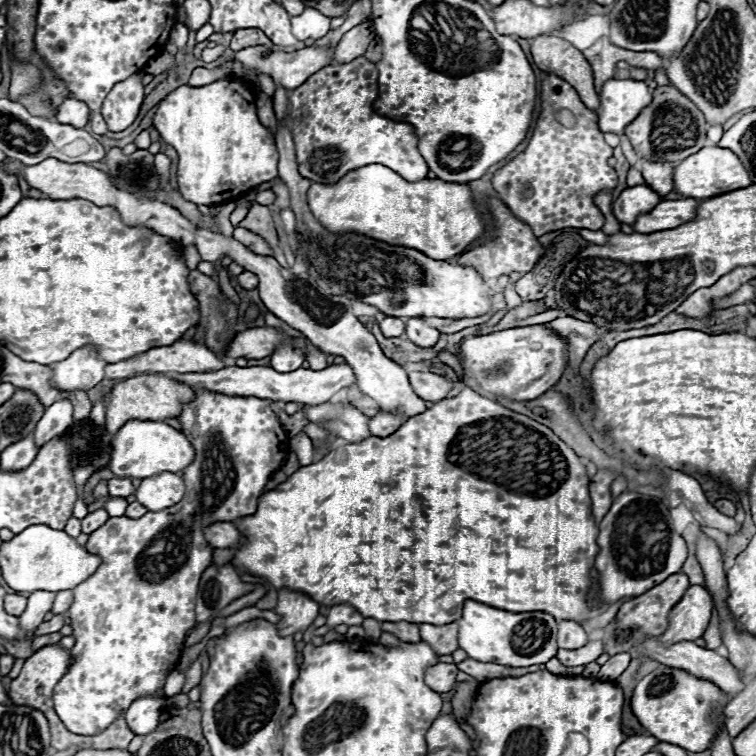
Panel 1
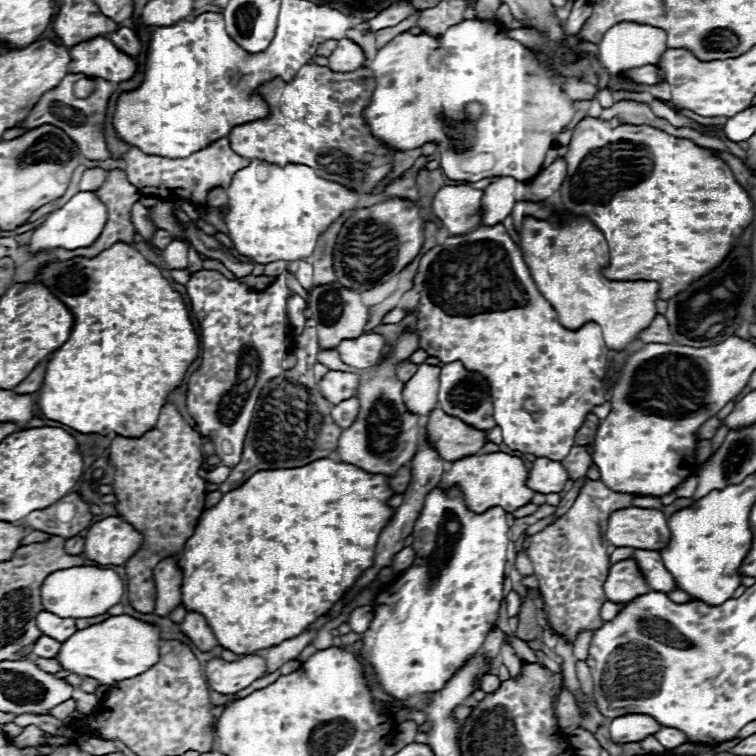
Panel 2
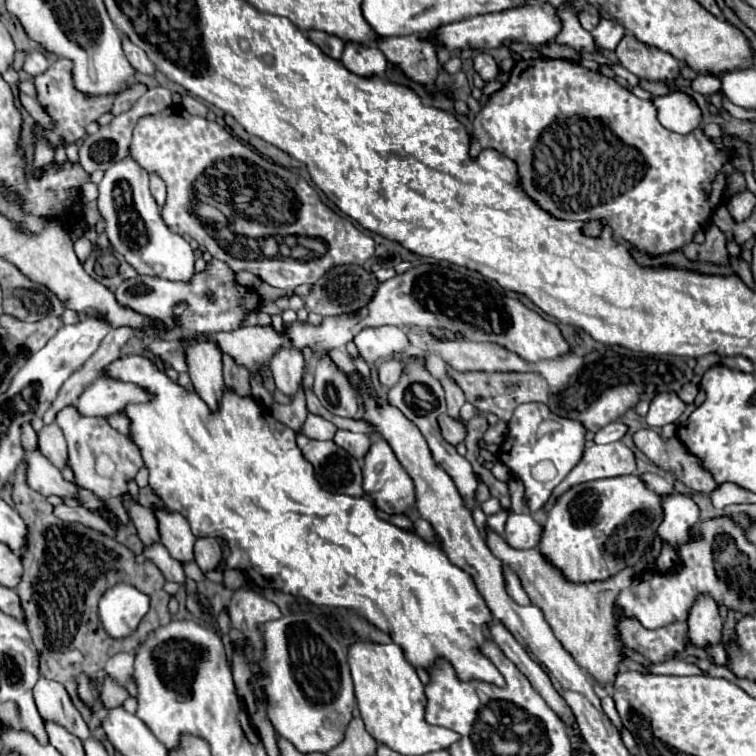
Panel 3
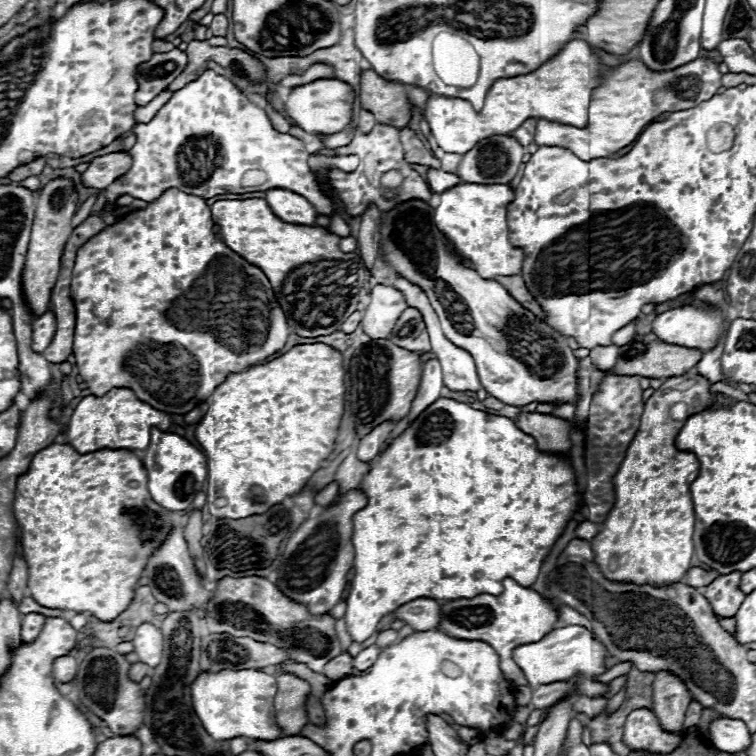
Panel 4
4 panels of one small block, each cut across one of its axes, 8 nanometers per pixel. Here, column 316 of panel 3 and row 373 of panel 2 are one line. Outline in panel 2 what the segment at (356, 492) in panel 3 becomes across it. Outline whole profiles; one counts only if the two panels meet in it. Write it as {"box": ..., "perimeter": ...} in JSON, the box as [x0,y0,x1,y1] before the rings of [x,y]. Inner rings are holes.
{"box":[438,362,496,430],"perimeter":[[[452,362],[452,364],[444,364],[442,372],[440,372],[440,390],[438,390],[438,408],[442,408],[446,414],[460,418],[462,422],[478,428],[478,430],[490,430],[496,426],[494,418],[492,418],[492,396],[490,396],[490,388],[488,382],[484,380],[484,376],[480,376],[478,372],[470,372],[466,370],[460,362]]]}

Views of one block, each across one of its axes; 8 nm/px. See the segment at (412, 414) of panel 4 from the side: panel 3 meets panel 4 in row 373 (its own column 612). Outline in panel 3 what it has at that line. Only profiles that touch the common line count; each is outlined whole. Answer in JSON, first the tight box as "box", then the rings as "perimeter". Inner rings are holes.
{"box":[594,422,626,444],"perimeter":[[[612,422],[612,424],[608,424],[596,432],[594,442],[596,444],[610,444],[610,442],[620,440],[624,436],[624,432],[626,432],[626,426],[622,422]]]}

